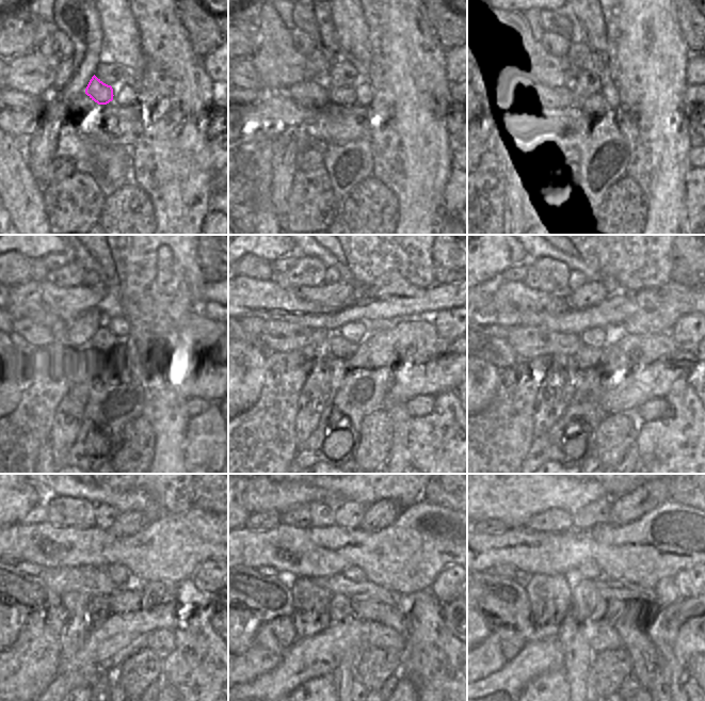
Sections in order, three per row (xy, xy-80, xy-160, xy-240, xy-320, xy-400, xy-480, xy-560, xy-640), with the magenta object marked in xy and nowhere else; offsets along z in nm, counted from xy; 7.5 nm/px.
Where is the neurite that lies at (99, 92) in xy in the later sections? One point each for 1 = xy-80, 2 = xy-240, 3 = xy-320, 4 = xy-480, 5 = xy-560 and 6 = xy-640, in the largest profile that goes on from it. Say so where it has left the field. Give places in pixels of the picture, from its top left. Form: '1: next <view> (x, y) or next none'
1: next xy-80 (346, 96)
2: next xy-240 (98, 347)
3: next xy-320 (340, 348)
4: next xy-480 (123, 601)
5: next xy-560 (374, 611)
6: next xy-640 (642, 643)

